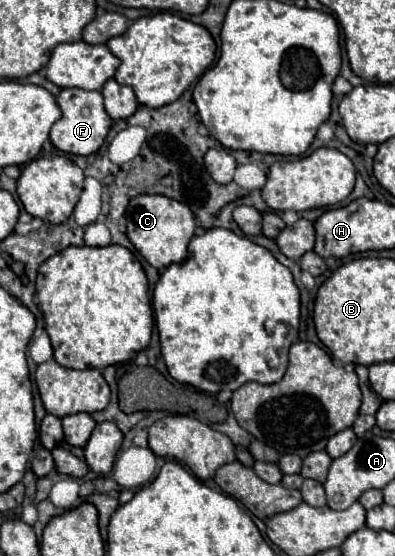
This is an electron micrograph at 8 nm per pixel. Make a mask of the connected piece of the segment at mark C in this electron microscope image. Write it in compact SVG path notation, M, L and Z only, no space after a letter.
M143 194L129 200L125 218L127 218L127 238L153 268L159 270L187 258L187 244L195 232L195 216L185 204L167 196Z

